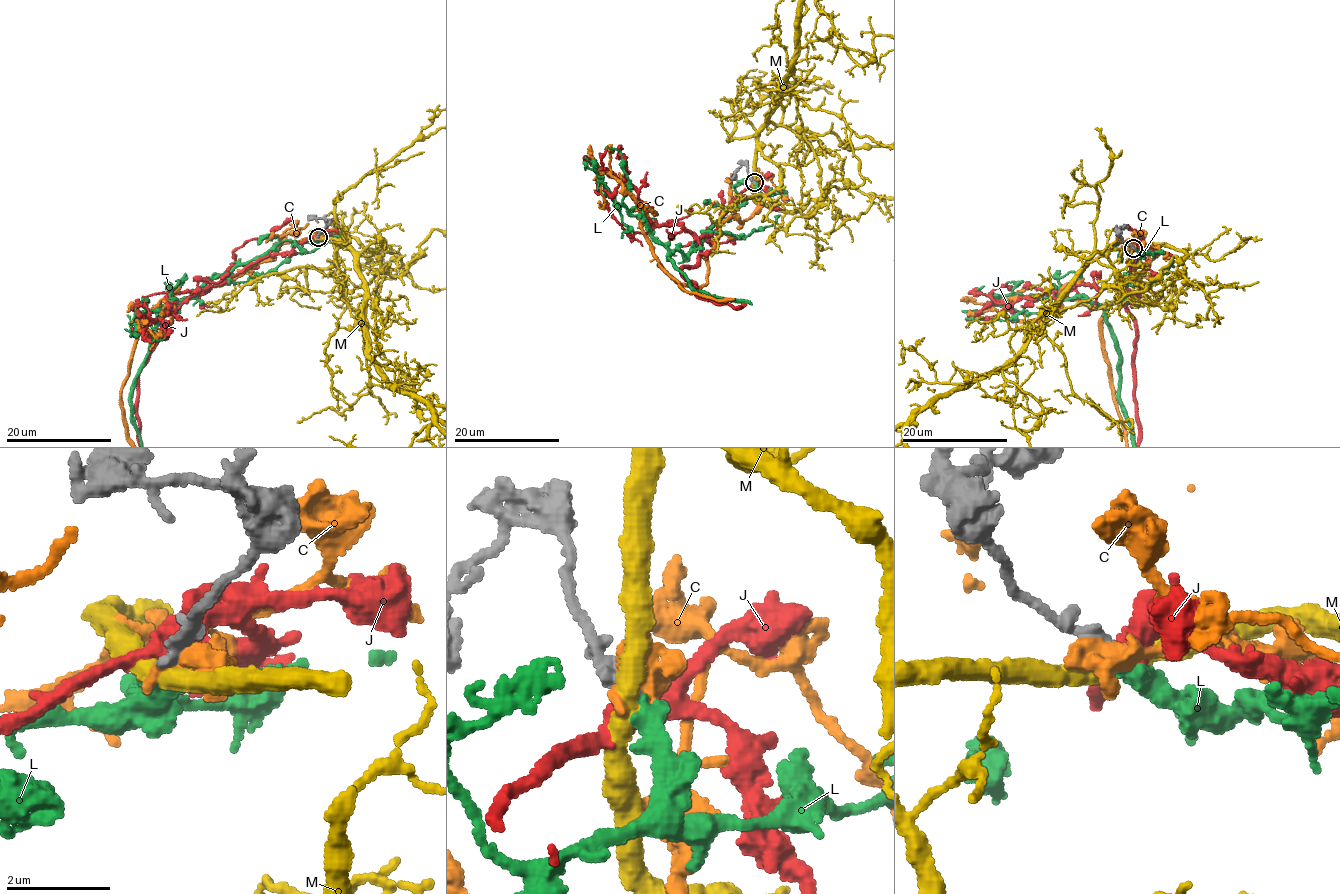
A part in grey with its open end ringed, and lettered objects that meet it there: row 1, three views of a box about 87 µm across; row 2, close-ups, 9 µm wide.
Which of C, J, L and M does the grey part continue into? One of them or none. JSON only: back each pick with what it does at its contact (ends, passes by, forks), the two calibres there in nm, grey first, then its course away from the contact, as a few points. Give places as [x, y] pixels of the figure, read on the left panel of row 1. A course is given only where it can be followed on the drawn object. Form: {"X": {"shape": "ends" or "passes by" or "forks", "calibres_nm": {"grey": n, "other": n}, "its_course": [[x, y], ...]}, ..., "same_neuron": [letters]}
{"L": {"shape": "ends", "calibres_nm": {"grey": 300, "other": 400}}, "same_neuron": ["L"]}

